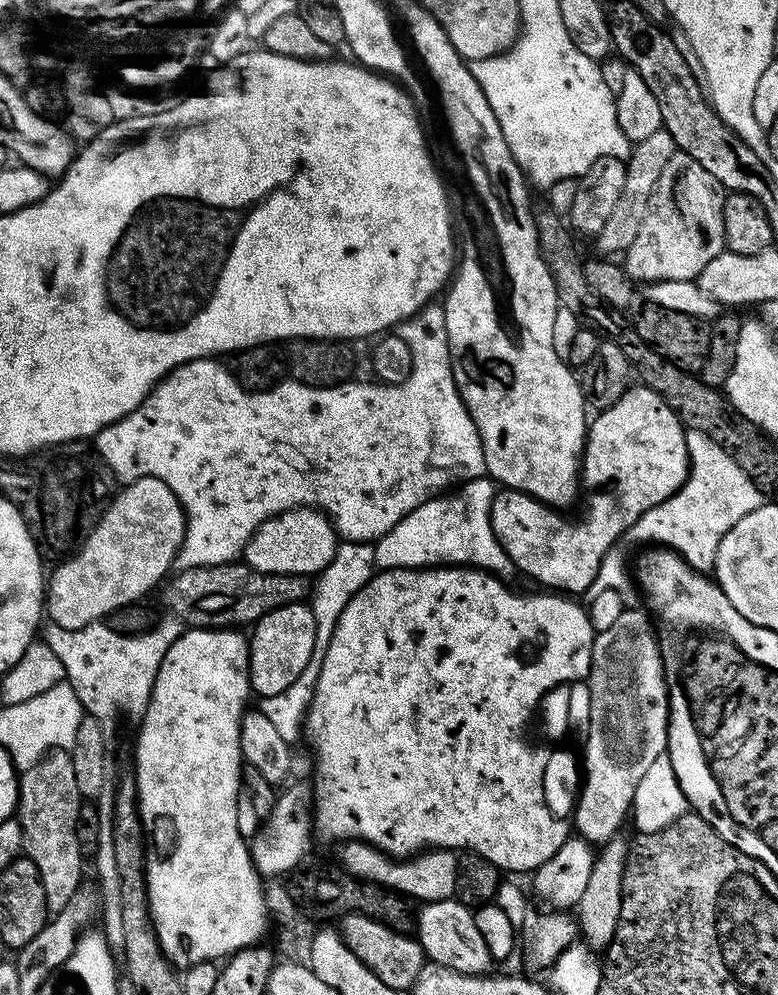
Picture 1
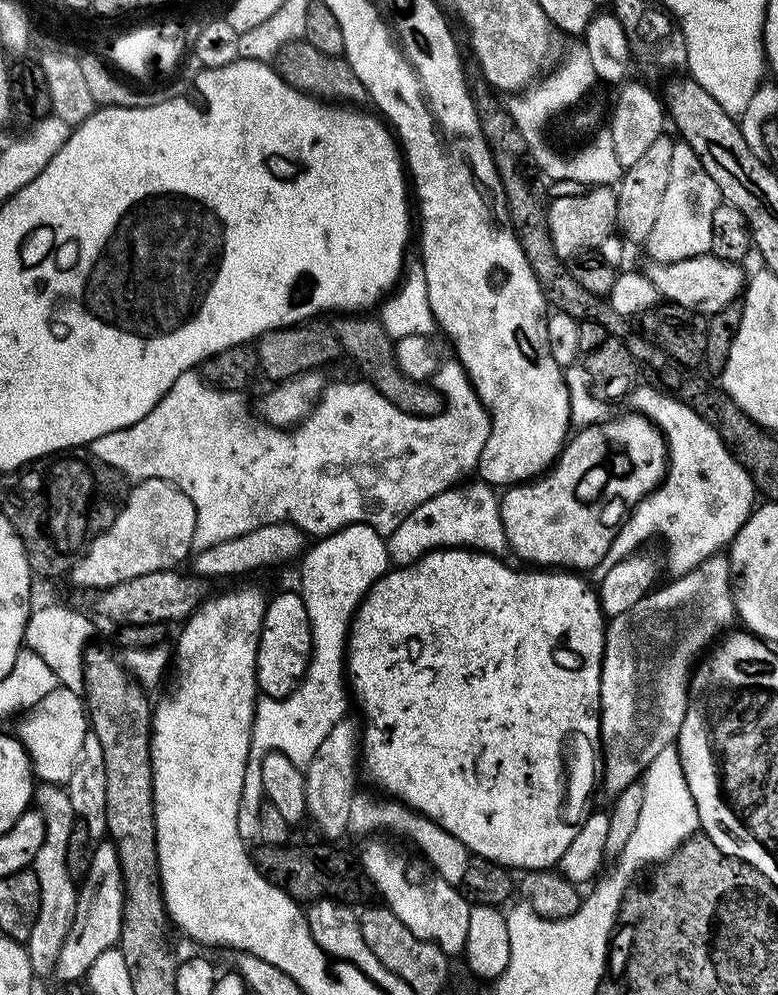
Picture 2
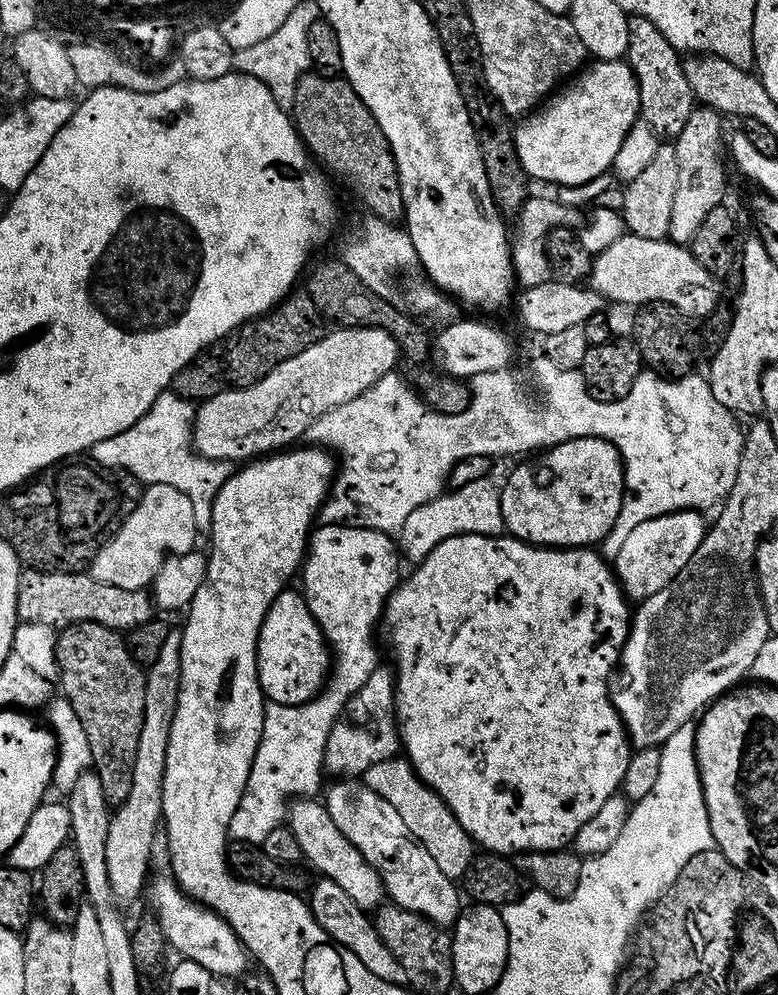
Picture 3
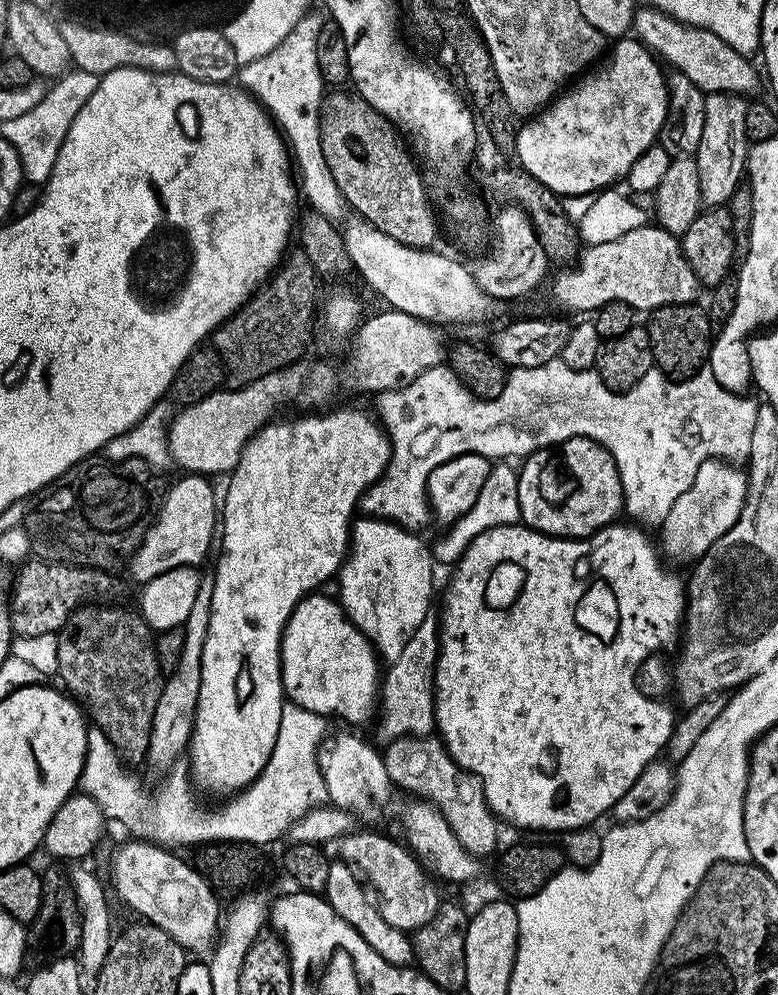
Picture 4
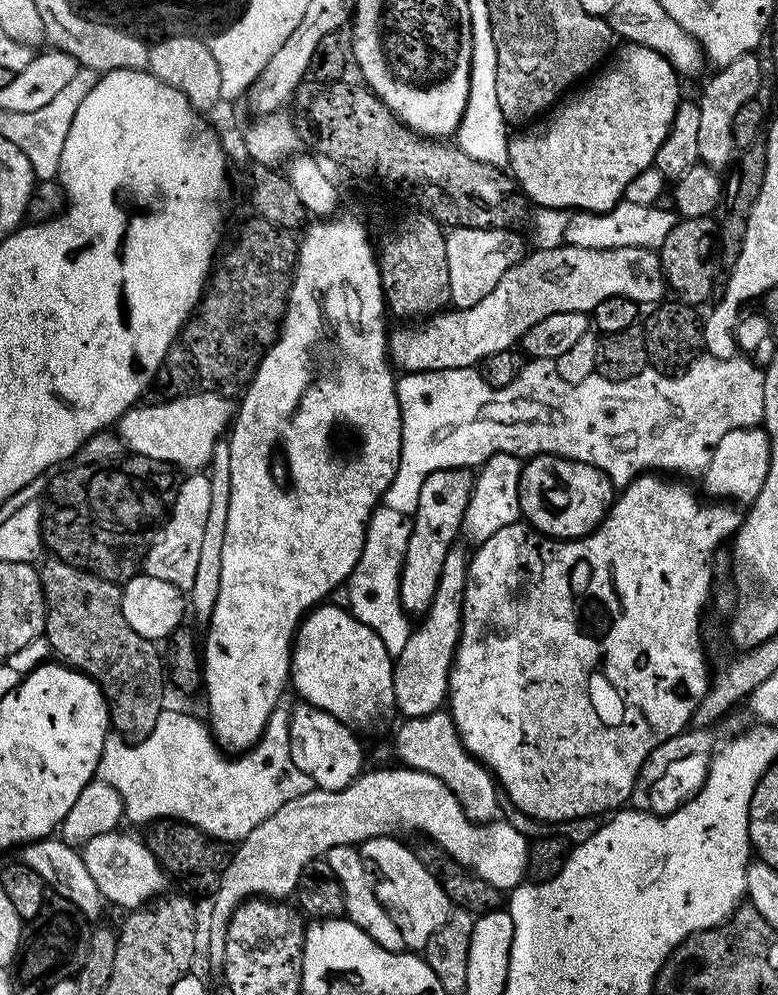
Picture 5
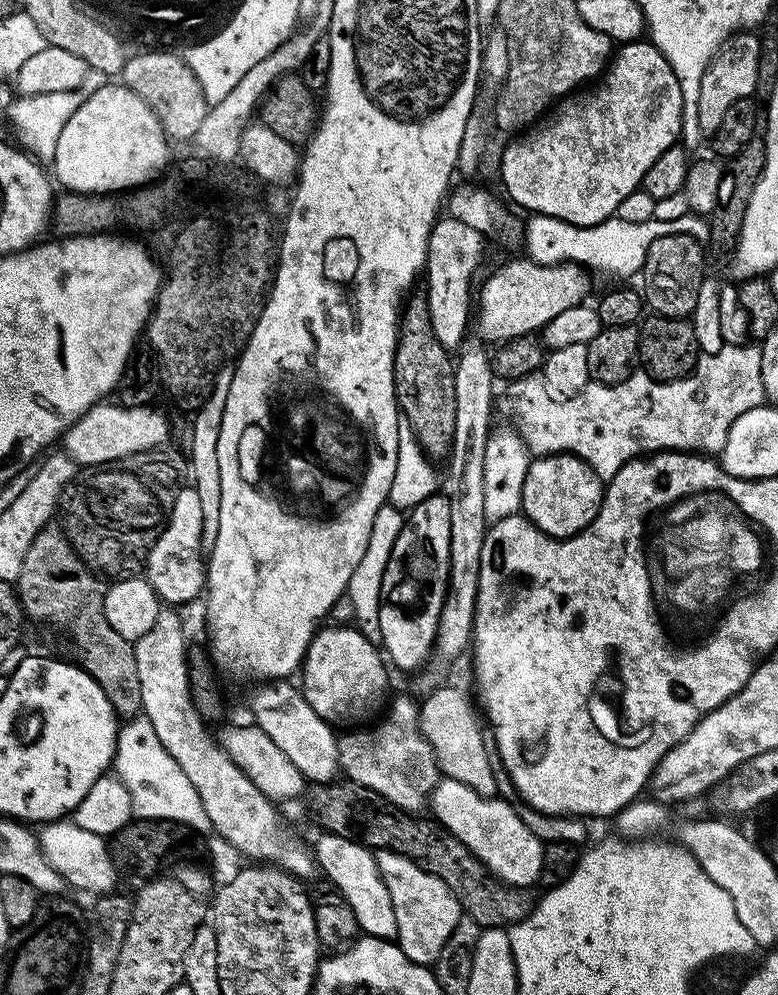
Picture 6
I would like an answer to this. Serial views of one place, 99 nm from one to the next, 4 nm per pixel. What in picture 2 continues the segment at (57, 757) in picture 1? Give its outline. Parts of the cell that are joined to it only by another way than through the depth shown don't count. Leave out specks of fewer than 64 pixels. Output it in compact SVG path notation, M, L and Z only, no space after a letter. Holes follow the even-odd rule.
M37 783L34 788L34 808L44 816L46 834L42 842L42 850L32 860L30 868L38 878L40 891L40 909L38 922L34 922L34 930L30 930L30 938L26 942L30 954L30 966L33 977L51 977L56 970L59 951L71 928L75 914L77 881L66 866L66 850L70 846L70 834L78 822L74 814L74 806L70 806L67 787L59 784Z

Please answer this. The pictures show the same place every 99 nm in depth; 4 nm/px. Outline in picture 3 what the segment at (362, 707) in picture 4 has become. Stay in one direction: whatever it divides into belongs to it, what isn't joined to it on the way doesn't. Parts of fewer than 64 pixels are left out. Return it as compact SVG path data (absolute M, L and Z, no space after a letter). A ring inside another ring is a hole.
M282 590L266 610L256 643L256 673L265 697L274 704L305 704L319 694L330 671L330 649L299 591Z

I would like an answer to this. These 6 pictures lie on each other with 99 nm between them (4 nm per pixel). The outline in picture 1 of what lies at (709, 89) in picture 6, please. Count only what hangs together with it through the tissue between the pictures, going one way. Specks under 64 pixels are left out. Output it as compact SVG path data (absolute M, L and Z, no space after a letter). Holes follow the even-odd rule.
M678 150L670 162L666 162L666 170L662 170L656 188L648 197L646 215L640 222L638 234L623 253L624 271L633 281L644 280L645 285L659 280L695 281L699 278L711 260L725 251L725 195L725 189L710 170L702 170L690 154Z

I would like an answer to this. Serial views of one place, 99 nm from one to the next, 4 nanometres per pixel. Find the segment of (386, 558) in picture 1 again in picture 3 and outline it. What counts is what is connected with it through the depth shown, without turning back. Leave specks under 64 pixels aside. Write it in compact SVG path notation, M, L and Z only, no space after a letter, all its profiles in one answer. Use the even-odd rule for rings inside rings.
M474 478L469 484L464 484L457 490L456 496L444 500L440 508L435 508L435 503L429 502L418 506L406 518L403 528L398 533L398 548L412 559L412 562L419 562L434 550L438 542L442 542L445 536L461 536L467 532L484 532L489 527L490 521L486 514L490 510L498 510L498 496L484 496L484 478Z

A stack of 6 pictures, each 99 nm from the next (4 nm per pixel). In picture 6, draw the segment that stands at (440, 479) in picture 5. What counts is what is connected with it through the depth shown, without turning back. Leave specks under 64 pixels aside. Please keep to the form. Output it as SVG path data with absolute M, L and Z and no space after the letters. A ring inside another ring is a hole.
M437 494L418 502L418 506L407 513L398 542L394 542L394 550L390 550L390 562L386 562L386 570L382 574L379 643L393 665L396 663L400 668L415 669L435 645L436 627L448 589L449 570L450 502L447 495Z

